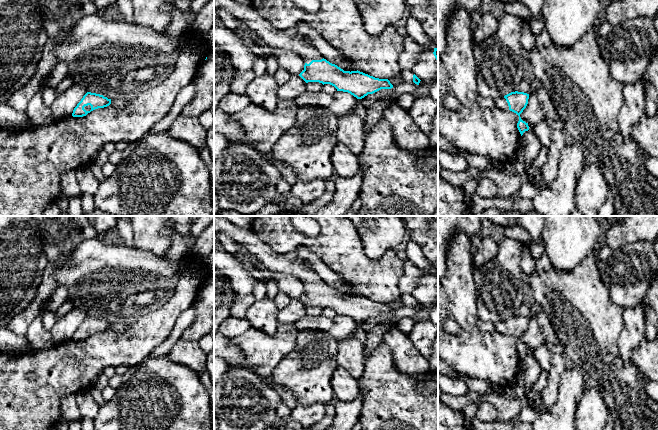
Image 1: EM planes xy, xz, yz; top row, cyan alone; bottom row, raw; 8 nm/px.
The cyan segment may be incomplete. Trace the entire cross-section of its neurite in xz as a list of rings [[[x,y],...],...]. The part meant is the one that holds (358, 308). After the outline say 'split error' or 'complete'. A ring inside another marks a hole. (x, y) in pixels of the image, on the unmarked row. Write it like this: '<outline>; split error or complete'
[[[214,216],[214,233],[222,233],[245,247],[256,259],[263,264],[269,271],[275,271],[292,275],[300,280],[305,286],[304,294],[299,300],[306,306],[319,306],[334,310],[337,315],[348,316],[357,323],[362,323],[368,318],[373,318],[381,313],[391,313],[393,309],[388,303],[379,303],[360,295],[344,295],[335,288],[330,287],[322,281],[313,269],[305,265],[305,261],[297,255],[297,249],[286,254],[278,254],[272,251],[268,245],[260,240],[258,235],[251,229],[238,227],[225,218]]]; split error

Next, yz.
[[[511,316],[505,320],[496,320],[495,332],[498,332],[503,335],[512,335],[519,340],[519,345],[517,347],[517,352],[521,358],[529,354],[528,347],[523,345],[520,341],[520,338],[526,332],[528,328],[529,318],[524,316]]]; split error

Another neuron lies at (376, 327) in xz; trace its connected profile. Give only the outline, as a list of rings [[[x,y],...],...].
[[[381,313],[373,318],[368,318],[362,324],[367,333],[367,340],[364,343],[365,357],[383,342],[384,335],[396,326],[398,320],[391,313]]]

